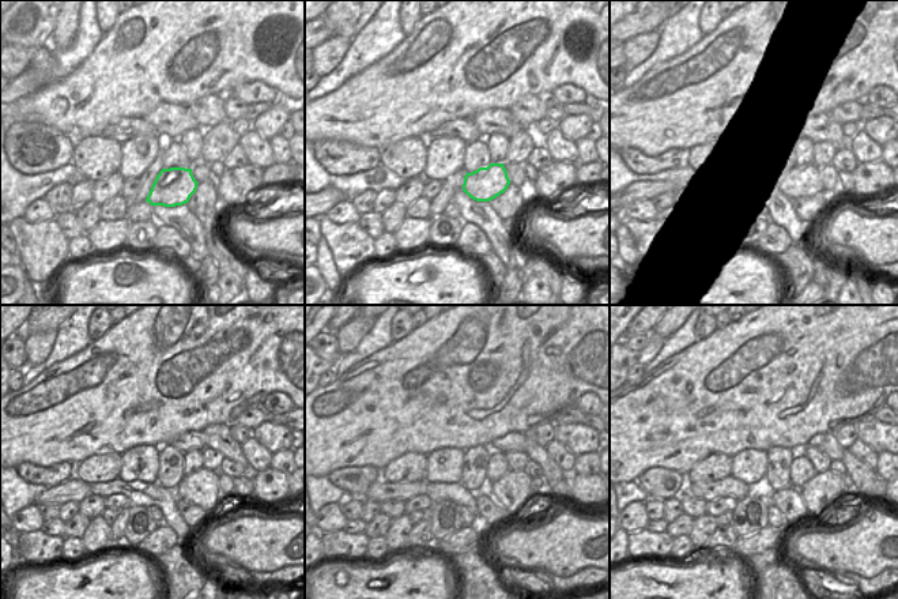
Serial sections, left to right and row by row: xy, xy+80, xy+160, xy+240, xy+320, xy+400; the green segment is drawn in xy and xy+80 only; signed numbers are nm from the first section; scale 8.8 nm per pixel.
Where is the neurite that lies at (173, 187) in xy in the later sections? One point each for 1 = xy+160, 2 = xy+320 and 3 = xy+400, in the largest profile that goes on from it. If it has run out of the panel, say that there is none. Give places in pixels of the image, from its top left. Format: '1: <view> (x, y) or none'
1: xy+160 (806, 181)
2: xy+320 (514, 488)
3: xy+400 (825, 488)

